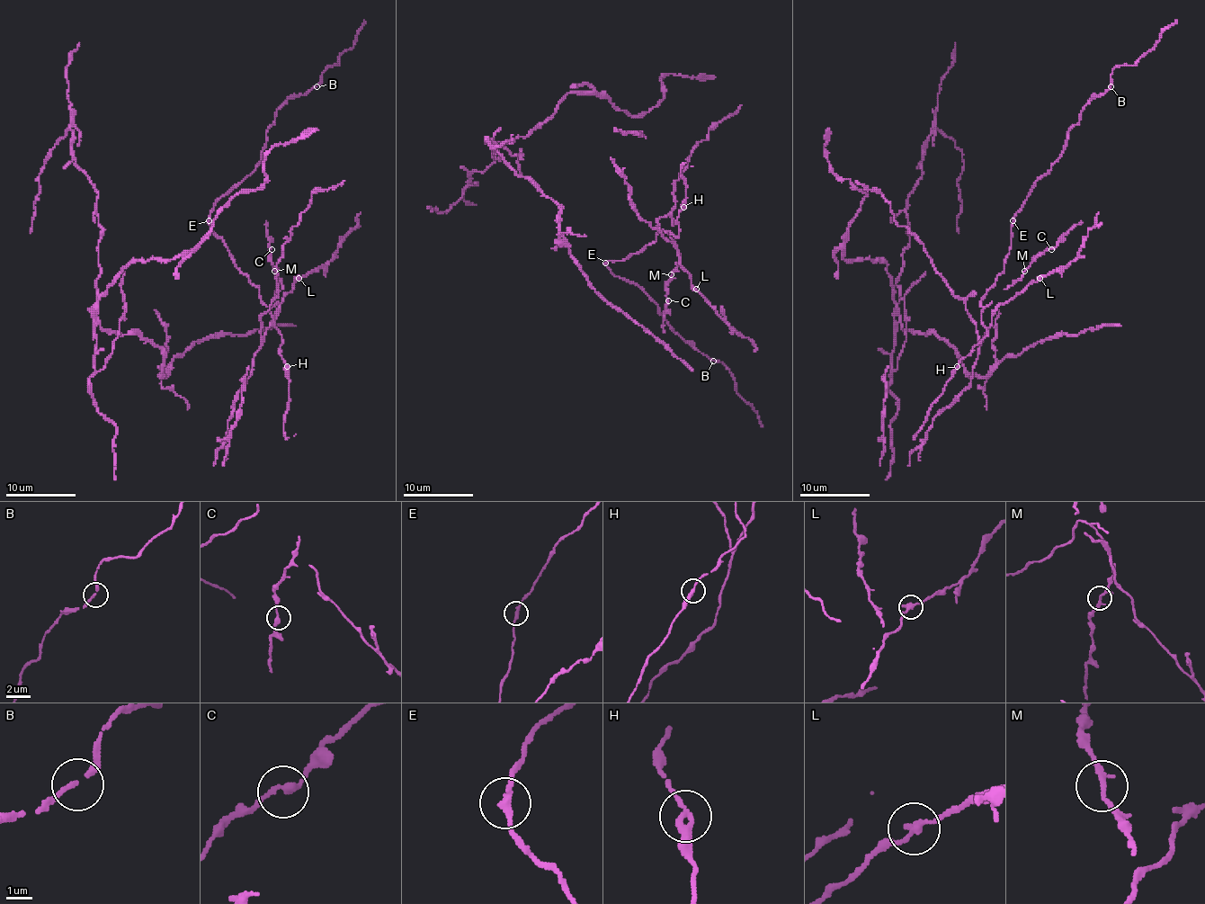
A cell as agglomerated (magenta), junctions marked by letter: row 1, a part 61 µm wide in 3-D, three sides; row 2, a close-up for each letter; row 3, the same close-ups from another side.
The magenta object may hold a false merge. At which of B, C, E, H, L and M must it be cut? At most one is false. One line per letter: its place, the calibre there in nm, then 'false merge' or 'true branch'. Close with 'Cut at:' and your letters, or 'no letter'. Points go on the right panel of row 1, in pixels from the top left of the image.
B: (1111, 86) | 160 nm | true branch
C: (1051, 249) | 240 nm | true branch
E: (1013, 220) | 240 nm | true branch
H: (957, 366) | 280 nm | true branch
L: (1039, 278) | 260 nm | false merge
M: (1024, 271) | 170 nm | true branch
Cut at: L

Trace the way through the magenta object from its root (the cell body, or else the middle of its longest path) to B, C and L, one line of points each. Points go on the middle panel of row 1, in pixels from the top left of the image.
B: (631, 208), (670, 234), (659, 229), (653, 243), (607, 267), (633, 281), (675, 332), (714, 360)
C: (631, 208), (677, 250), (681, 265), (679, 263), (668, 281), (668, 300)
L: (631, 208), (651, 228), (657, 229), (668, 241), (672, 241), (681, 264), (696, 289)

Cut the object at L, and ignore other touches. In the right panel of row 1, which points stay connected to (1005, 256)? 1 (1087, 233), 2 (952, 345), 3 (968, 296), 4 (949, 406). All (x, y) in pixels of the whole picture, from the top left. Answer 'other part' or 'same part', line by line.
1: other part
2: other part
3: other part
4: other part

